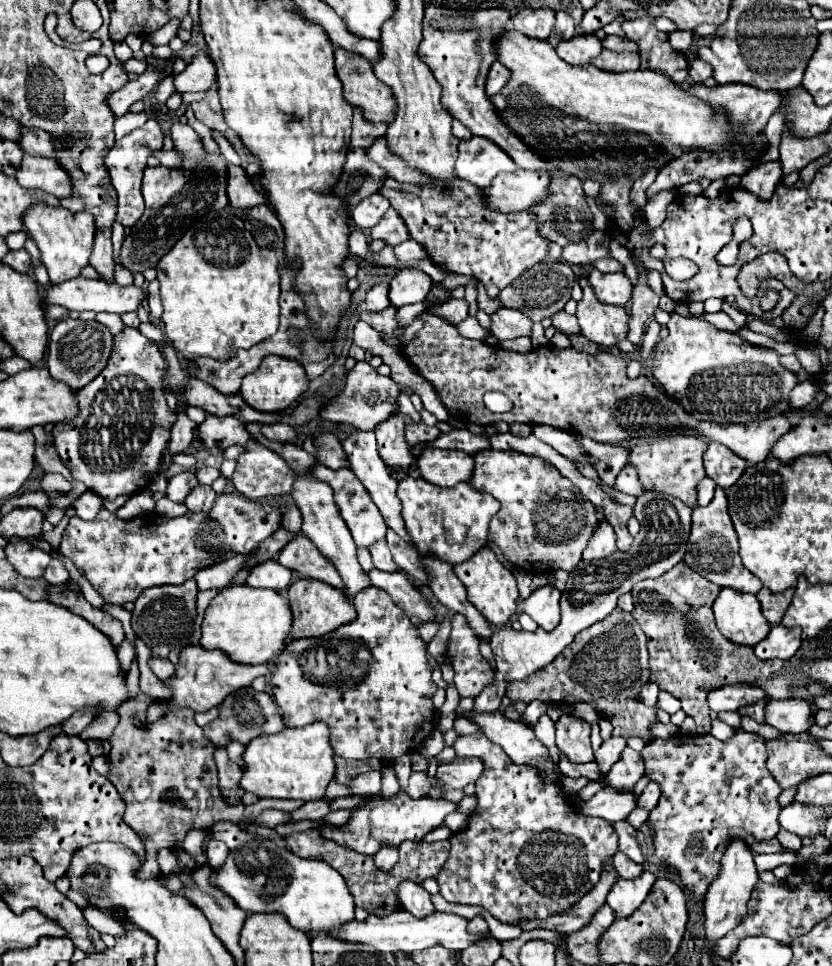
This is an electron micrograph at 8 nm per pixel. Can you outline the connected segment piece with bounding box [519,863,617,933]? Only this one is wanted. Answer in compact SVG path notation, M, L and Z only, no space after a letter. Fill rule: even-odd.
M607 863L607 871L603 871L603 879L599 879L599 883L595 885L595 891L591 891L591 895L583 895L583 899L579 899L567 911L563 911L559 915L551 915L549 919L519 921L519 927L523 931L531 931L531 929L551 929L557 933L579 931L581 927L585 927L591 921L591 915L595 913L595 909L599 909L605 903L605 897L607 897L611 885L615 883L615 879L617 879L615 867L613 867L613 863Z

